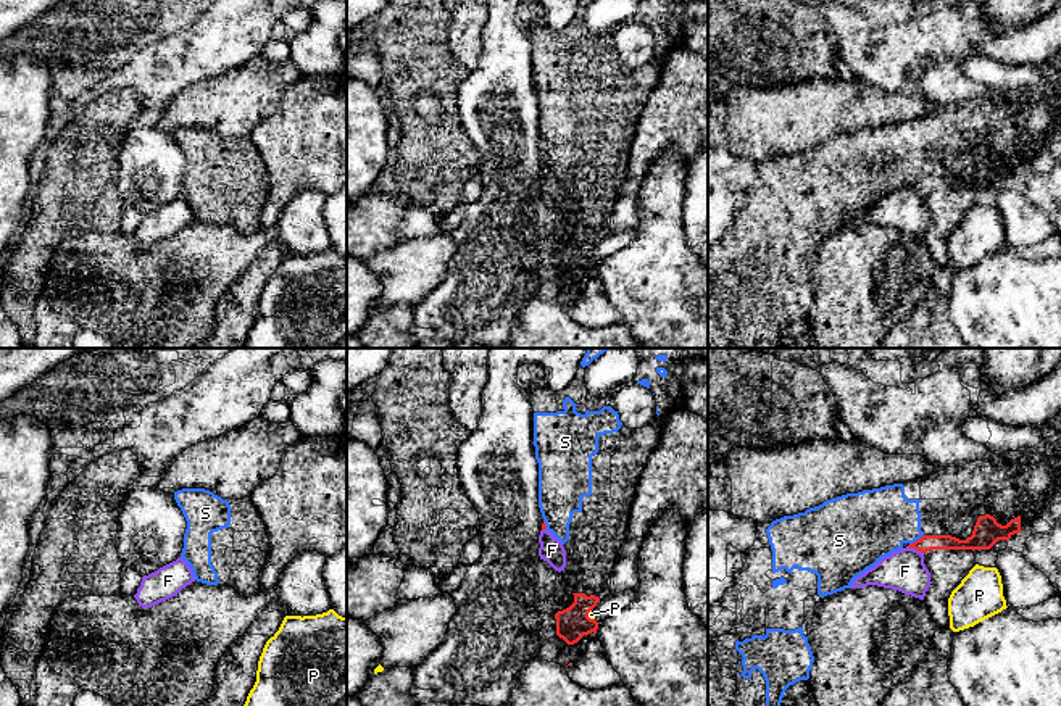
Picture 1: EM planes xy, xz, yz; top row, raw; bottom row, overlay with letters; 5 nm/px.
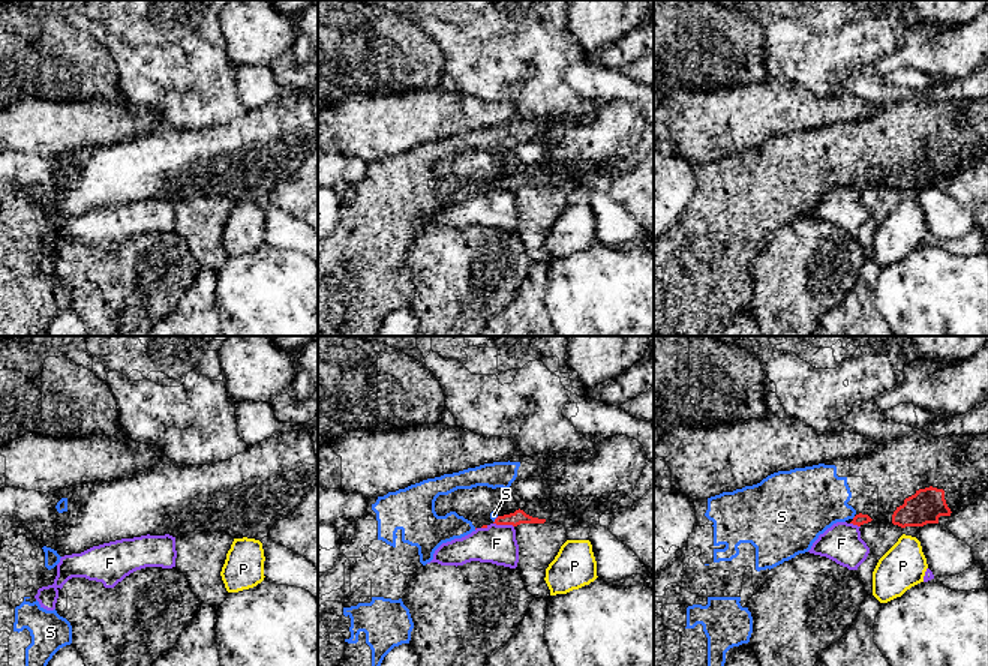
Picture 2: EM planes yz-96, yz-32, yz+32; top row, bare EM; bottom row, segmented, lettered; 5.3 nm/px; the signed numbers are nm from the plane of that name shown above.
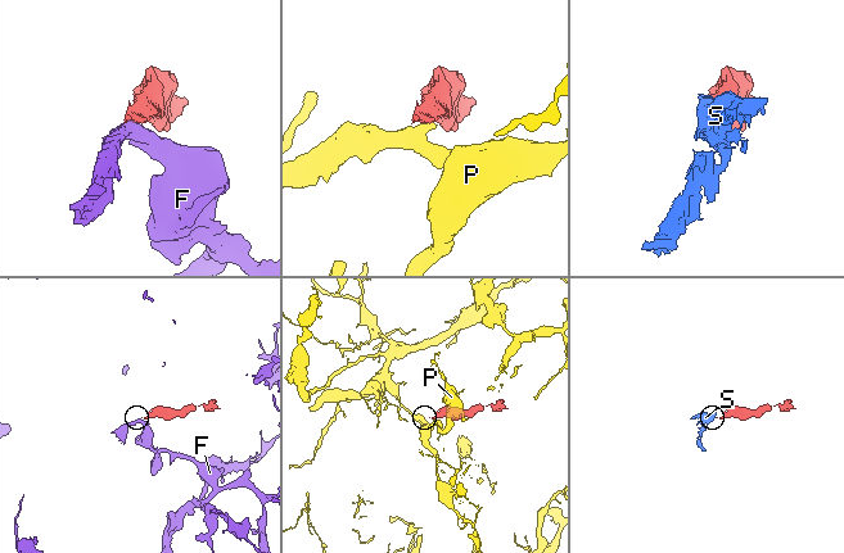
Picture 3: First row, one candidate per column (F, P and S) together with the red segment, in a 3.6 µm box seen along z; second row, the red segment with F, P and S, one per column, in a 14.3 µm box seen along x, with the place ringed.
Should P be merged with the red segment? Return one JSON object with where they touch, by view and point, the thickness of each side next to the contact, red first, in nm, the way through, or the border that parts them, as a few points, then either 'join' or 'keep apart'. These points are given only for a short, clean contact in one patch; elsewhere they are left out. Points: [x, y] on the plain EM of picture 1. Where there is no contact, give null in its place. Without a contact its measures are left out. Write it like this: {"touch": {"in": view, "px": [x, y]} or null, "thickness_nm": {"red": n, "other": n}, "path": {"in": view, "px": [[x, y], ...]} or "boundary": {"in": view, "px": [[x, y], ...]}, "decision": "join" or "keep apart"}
{"touch": {"in": "xz", "px": [587, 255]}, "thickness_nm": {"red": 160, "other": 30}, "boundary": {"in": "xz", "px": [[590, 249], [589, 255], [594, 258]]}, "decision": "keep apart"}

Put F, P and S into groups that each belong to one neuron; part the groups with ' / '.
F / P / S

